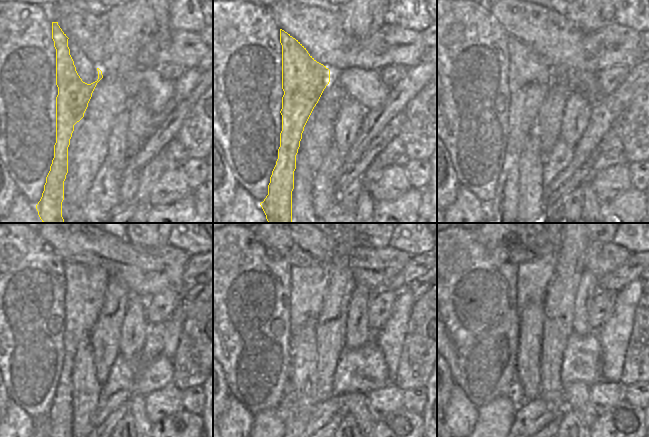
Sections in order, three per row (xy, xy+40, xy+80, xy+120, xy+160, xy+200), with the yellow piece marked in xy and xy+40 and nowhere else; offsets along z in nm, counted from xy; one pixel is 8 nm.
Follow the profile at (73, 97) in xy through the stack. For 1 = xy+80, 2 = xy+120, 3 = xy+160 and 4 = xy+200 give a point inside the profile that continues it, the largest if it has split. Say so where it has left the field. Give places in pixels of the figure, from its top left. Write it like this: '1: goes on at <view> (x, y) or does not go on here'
1: goes on at xy+80 (529, 78)
2: goes on at xy+120 (85, 287)
3: goes on at xy+160 (309, 284)
4: goes on at xy+200 (534, 276)

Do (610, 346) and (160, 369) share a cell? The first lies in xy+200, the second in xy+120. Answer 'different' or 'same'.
different

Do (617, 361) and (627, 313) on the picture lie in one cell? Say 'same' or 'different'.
same

